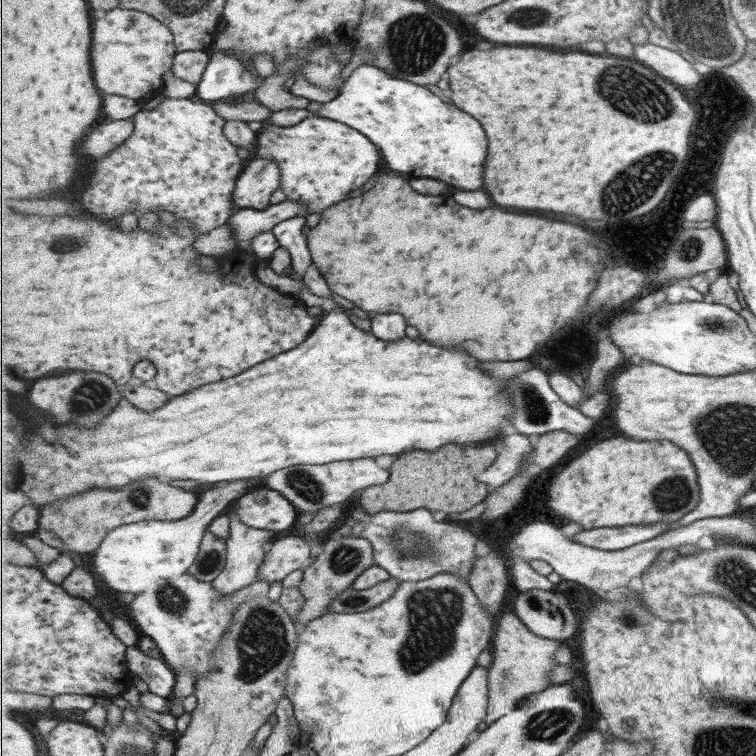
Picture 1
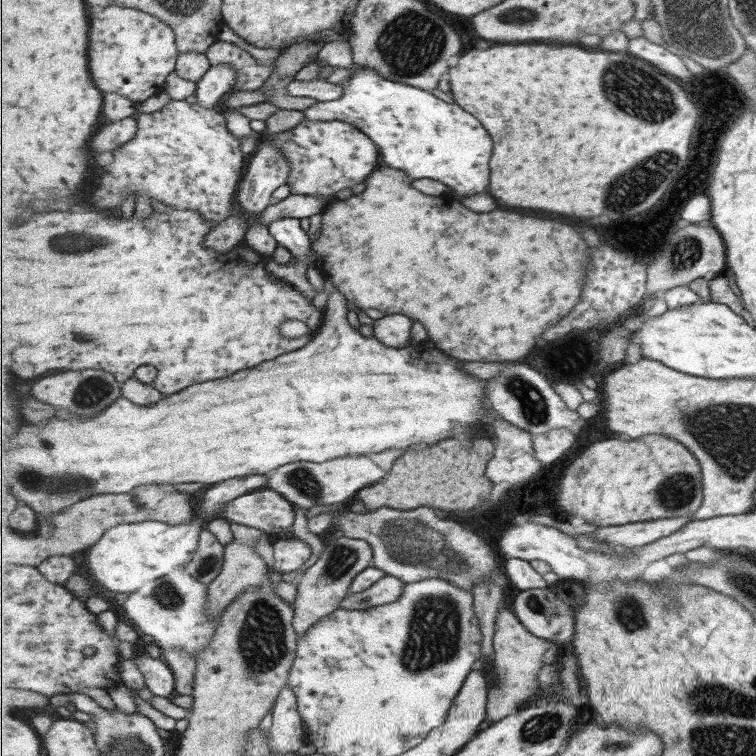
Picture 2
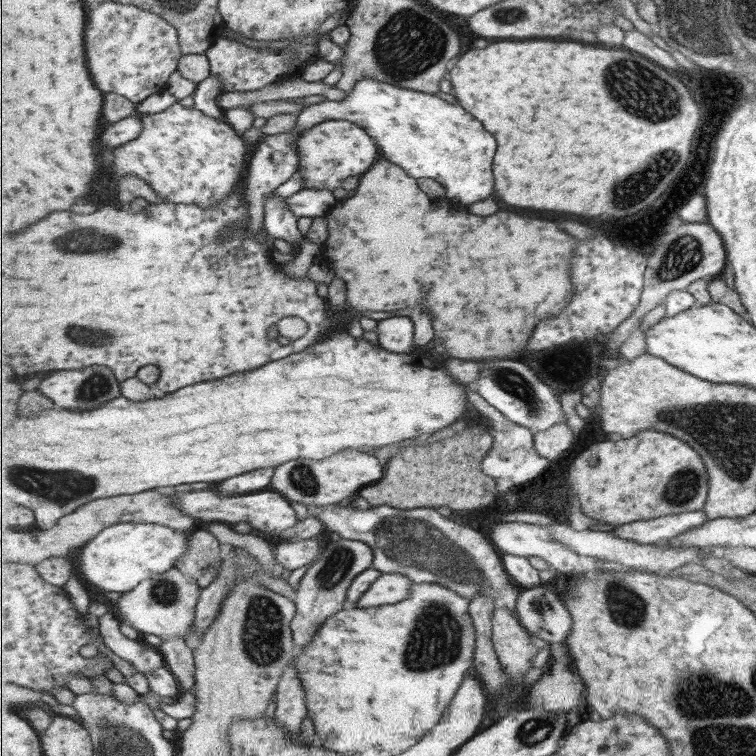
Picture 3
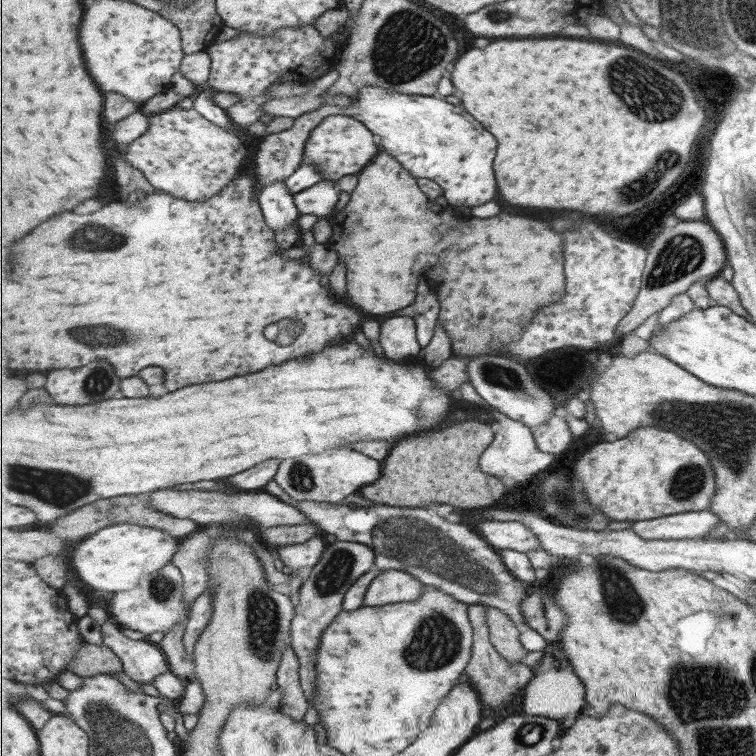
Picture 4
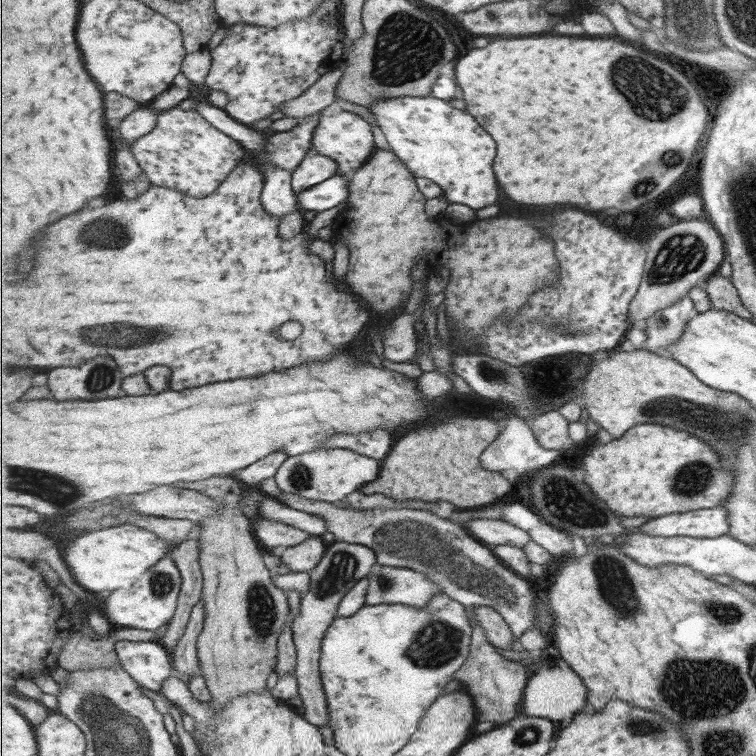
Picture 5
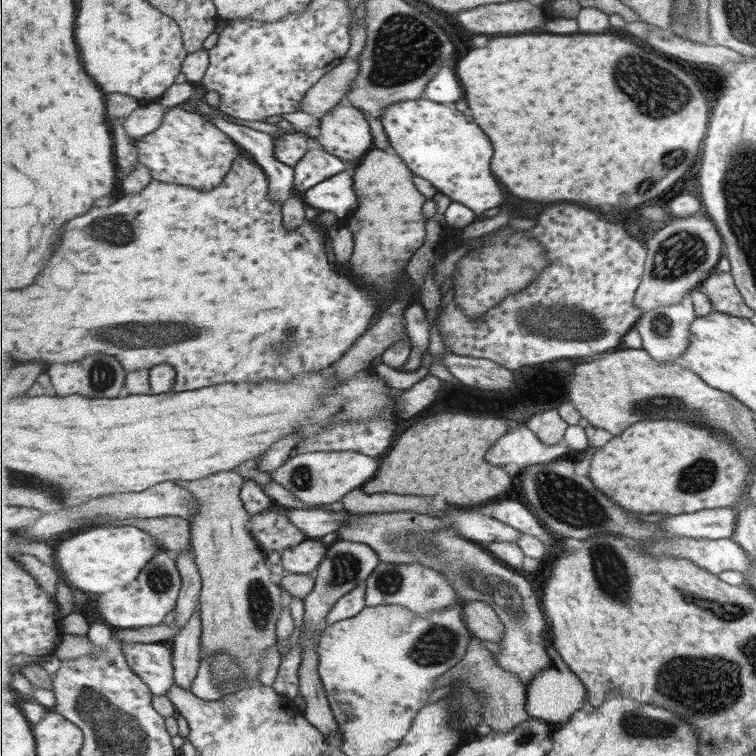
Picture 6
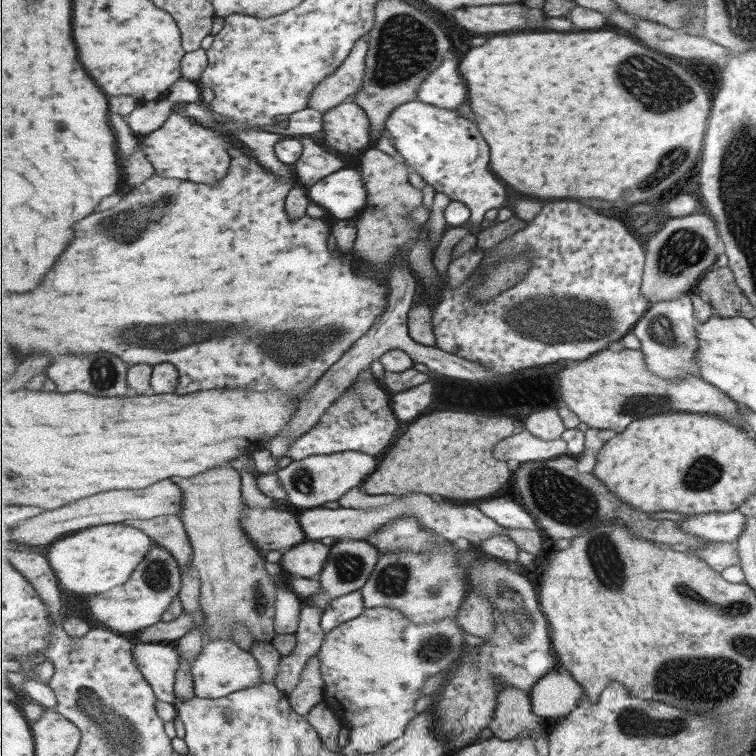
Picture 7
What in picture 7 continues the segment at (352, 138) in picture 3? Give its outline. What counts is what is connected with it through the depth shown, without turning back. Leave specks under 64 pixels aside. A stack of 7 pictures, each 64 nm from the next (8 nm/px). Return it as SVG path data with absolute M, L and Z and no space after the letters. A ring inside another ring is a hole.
M349 99L324 113L323 133L320 142L332 152L344 155L357 154L359 149L373 146L374 135L367 111L359 103Z

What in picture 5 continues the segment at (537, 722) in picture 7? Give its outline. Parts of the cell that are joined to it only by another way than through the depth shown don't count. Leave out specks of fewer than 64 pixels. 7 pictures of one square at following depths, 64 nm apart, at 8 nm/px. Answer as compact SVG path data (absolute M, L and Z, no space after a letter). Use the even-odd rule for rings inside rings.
M470 610L470 620L474 627L471 652L463 668L455 673L455 680L462 682L462 686L468 690L468 694L477 704L480 722L492 722L496 727L504 726L522 716L519 706L524 702L525 688L531 674L523 664L517 664L497 653L495 646L489 642L483 626L477 622L473 610Z

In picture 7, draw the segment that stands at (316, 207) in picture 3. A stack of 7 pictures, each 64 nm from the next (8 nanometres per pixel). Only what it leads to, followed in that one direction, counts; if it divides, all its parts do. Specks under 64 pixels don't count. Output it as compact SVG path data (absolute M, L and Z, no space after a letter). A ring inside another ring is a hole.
M344 168L309 188L311 202L324 208L332 219L359 216L367 206L367 189L361 171Z

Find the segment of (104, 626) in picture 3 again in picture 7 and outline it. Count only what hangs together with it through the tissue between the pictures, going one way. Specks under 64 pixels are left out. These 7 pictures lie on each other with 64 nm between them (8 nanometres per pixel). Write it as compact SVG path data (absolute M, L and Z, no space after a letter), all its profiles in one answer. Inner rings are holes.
M142 643L135 646L135 659L139 669L153 686L158 700L174 704L174 688L181 668L181 653L177 643Z

